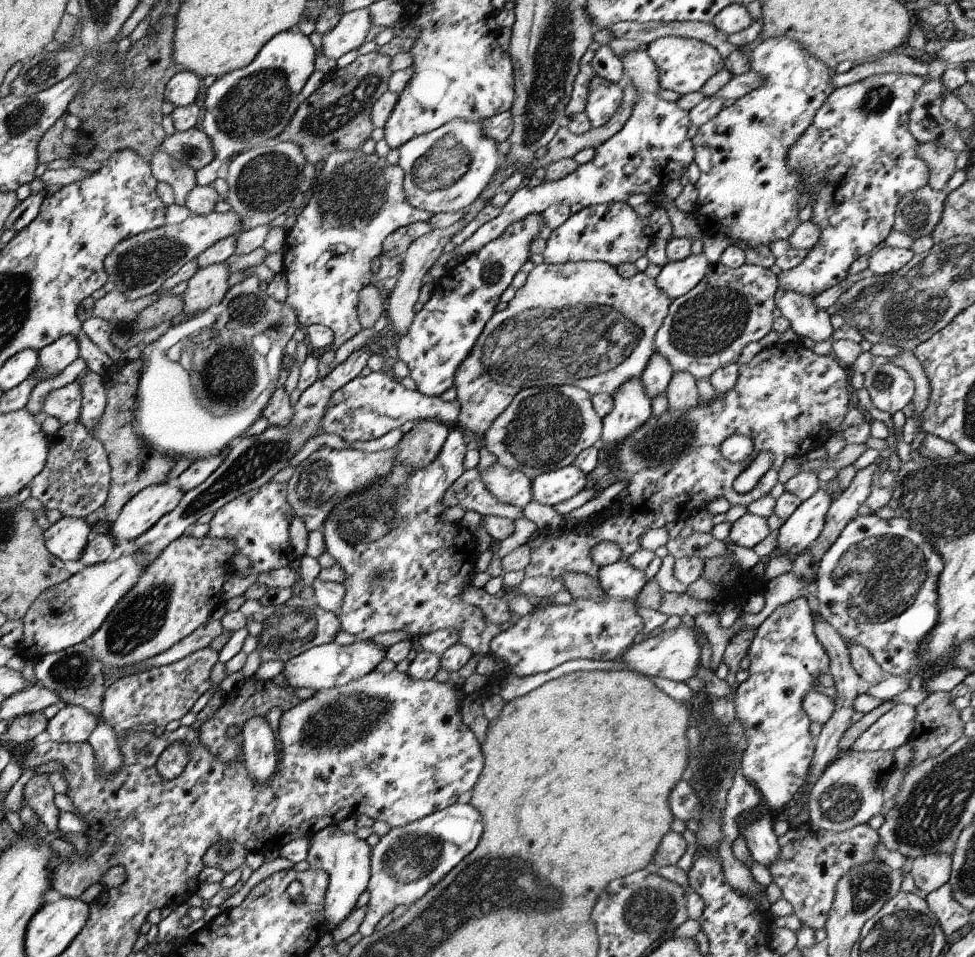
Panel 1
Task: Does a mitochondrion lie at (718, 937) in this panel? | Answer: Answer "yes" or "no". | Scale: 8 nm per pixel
no

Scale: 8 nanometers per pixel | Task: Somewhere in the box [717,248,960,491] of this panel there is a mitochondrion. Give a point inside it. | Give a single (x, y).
(883, 380)

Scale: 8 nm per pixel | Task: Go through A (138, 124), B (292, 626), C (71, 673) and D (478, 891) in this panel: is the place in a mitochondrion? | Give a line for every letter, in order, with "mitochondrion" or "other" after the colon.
A: other
B: mitochondrion
C: mitochondrion
D: mitochondrion

